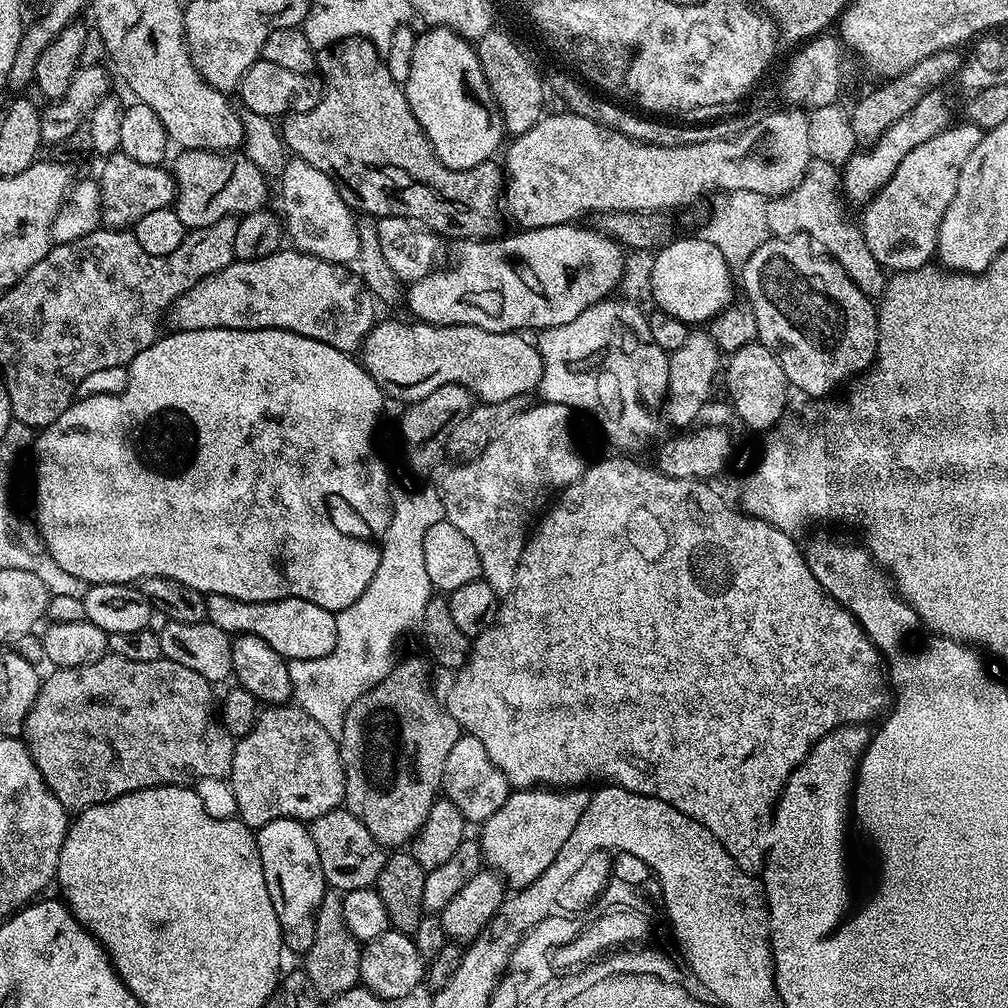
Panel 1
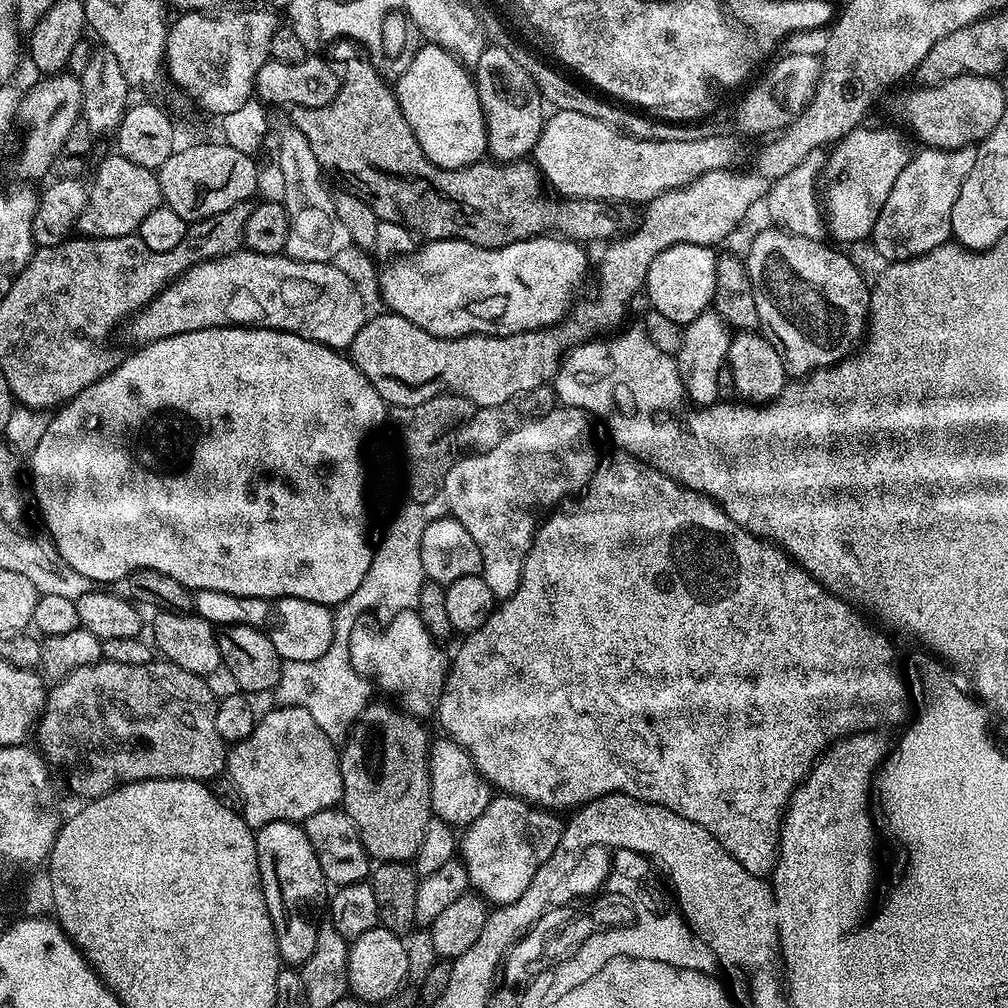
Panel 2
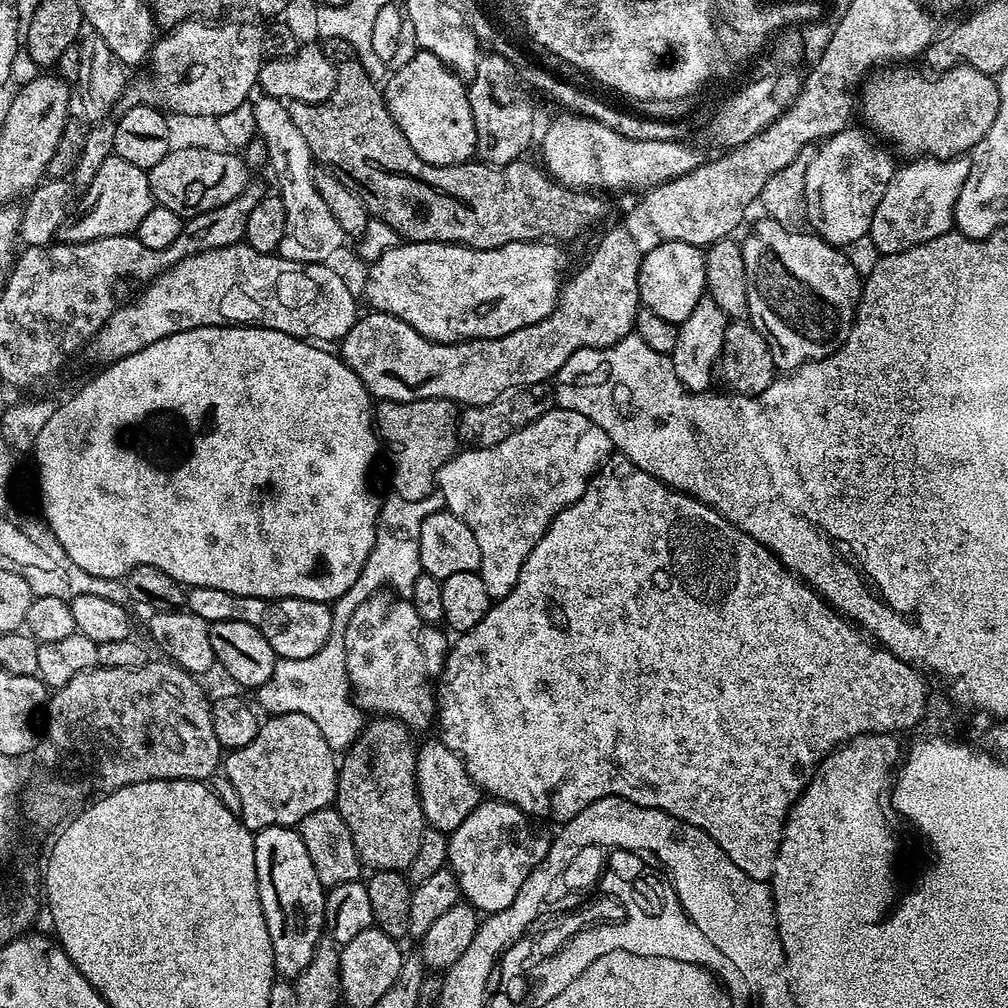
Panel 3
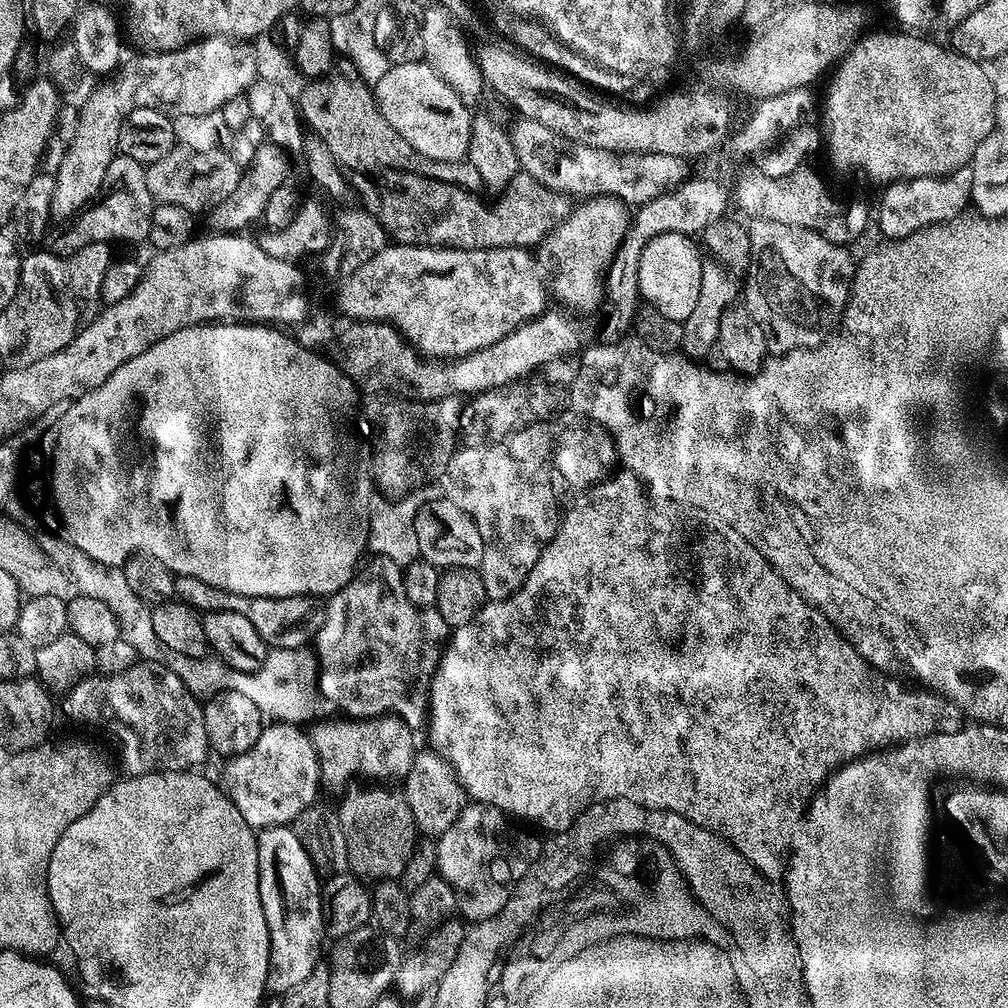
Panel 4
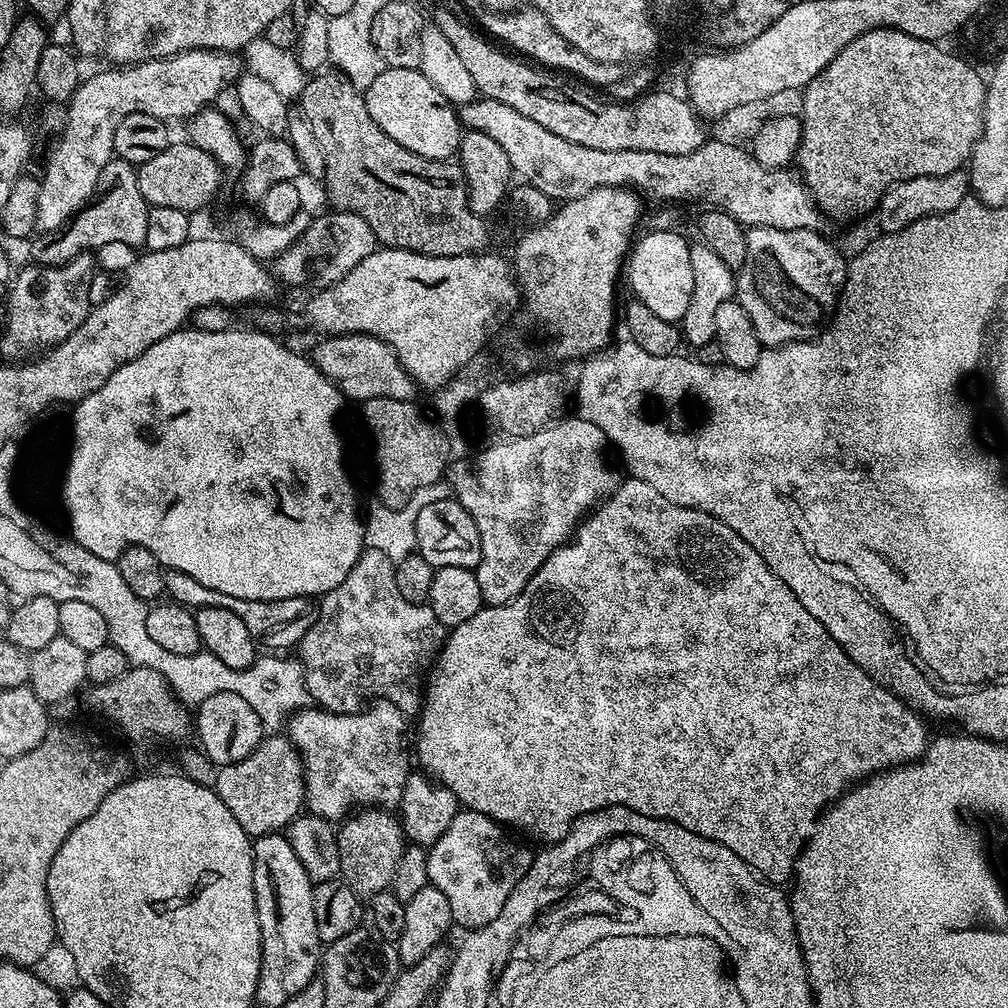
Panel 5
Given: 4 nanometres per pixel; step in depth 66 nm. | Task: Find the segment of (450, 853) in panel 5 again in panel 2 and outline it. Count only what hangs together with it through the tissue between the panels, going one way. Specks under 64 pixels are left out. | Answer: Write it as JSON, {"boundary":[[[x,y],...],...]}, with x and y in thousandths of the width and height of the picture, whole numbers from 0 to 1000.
{"boundary":[[[496,788],[489,789],[486,800],[478,804],[478,808],[469,817],[459,822],[458,832],[454,837],[454,845],[464,863],[465,878],[489,898],[510,897],[519,891],[522,881],[526,879],[531,865],[535,863],[532,849],[496,849]]]}

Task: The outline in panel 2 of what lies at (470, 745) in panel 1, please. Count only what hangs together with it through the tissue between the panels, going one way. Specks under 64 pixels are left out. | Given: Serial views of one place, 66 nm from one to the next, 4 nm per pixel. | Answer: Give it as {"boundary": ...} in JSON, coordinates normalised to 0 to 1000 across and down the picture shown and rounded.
{"boundary":[[[439,732],[432,735],[427,746],[429,805],[436,813],[443,814],[449,819],[463,819],[469,817],[486,800],[490,783],[481,770],[476,769],[468,749],[459,742],[453,734]]]}

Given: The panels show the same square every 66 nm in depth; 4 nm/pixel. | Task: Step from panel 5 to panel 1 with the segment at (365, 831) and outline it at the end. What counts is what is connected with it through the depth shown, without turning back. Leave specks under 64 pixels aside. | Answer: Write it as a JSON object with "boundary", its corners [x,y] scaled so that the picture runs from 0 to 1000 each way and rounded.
{"boundary":[[[405,651],[398,659],[397,656],[390,658],[385,671],[351,696],[335,732],[341,761],[340,801],[385,843],[400,842],[415,827],[419,815],[423,815],[423,808],[427,808],[427,800],[435,793],[440,777],[442,752],[446,752],[450,736],[458,729],[456,717],[425,684],[426,656],[418,651]]]}

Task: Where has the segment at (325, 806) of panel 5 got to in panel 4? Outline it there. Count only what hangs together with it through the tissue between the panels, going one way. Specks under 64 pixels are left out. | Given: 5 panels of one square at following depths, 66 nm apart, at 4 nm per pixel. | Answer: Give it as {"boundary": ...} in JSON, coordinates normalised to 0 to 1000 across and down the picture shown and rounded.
{"boundary":[[[382,708],[368,712],[355,712],[349,718],[309,719],[310,738],[317,752],[318,773],[322,779],[340,783],[348,770],[363,765],[367,770],[400,772],[407,764],[415,745],[411,723],[403,720],[396,710]]]}

